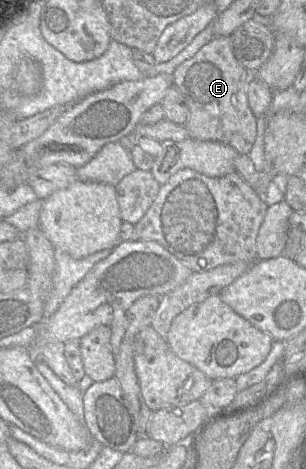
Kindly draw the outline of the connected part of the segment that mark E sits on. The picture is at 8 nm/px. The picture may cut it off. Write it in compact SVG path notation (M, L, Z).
M231 36L213 38L193 57L176 67L173 85L185 98L189 115L184 124L190 138L217 141L248 155L257 134L257 118L249 107L247 88L253 74L235 58Z

